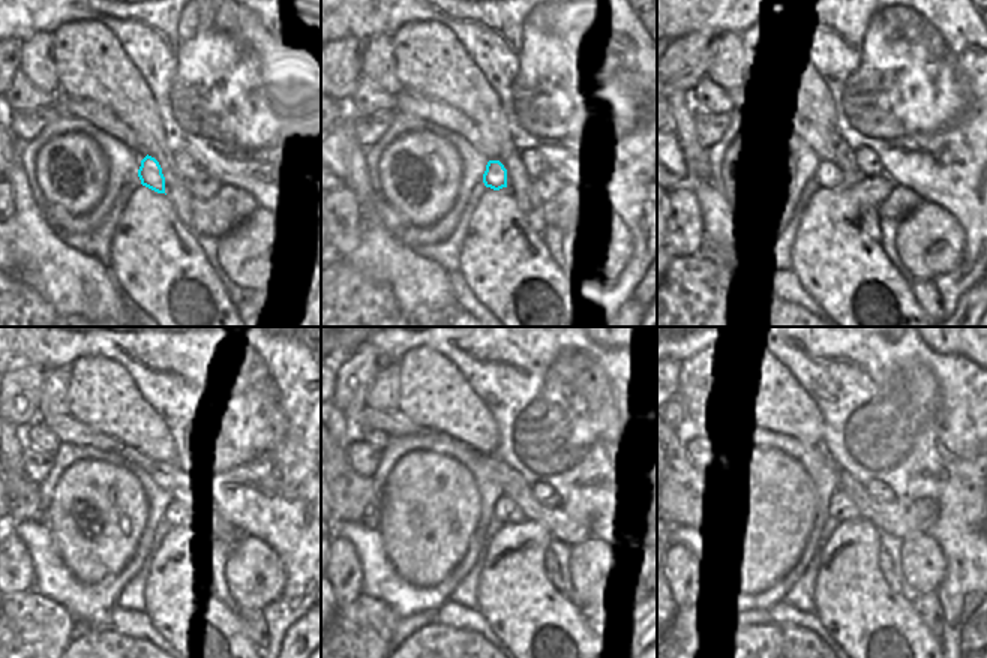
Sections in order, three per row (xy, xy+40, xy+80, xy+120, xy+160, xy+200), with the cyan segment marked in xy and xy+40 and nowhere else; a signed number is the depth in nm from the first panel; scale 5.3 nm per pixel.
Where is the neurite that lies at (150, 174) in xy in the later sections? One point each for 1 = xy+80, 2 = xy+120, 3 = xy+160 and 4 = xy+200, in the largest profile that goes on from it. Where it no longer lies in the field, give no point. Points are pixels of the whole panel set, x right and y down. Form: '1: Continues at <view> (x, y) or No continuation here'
1: Continues at xy+80 (830, 176)
2: Continues at xy+120 (173, 514)
3: Continues at xy+160 (506, 510)
4: Continues at xy+200 (842, 508).

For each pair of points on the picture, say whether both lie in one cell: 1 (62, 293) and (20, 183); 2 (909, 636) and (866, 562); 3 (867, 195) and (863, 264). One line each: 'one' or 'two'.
1: one
2: one
3: one

